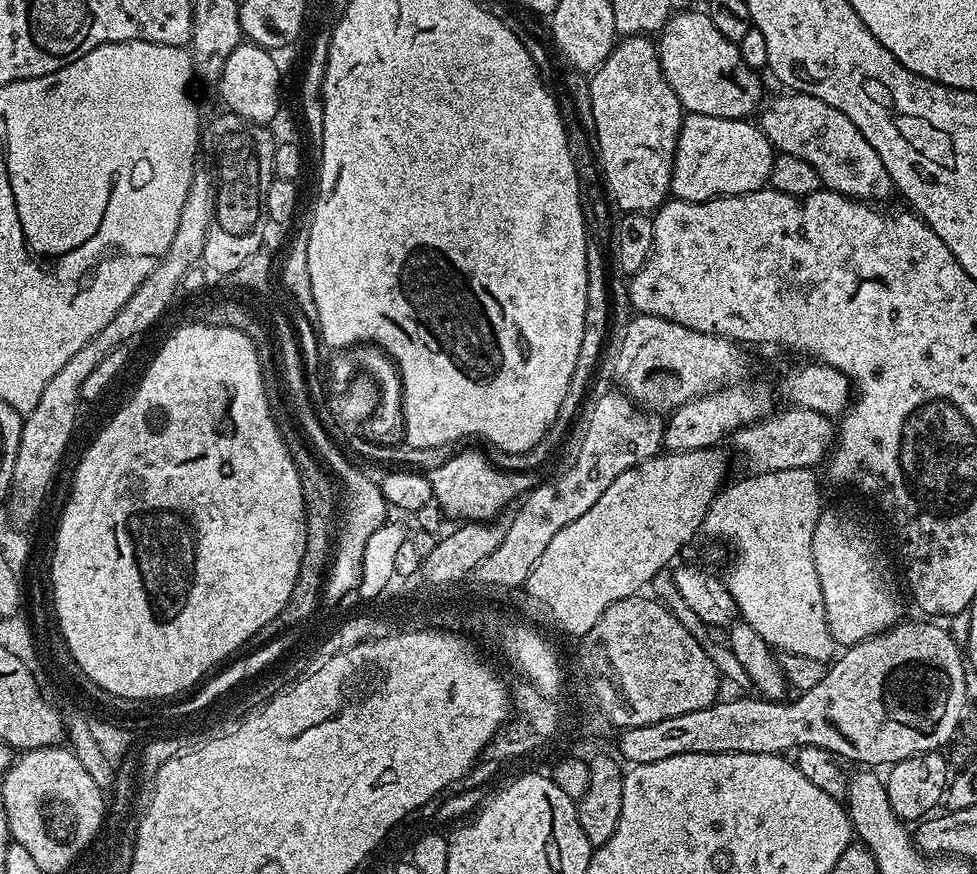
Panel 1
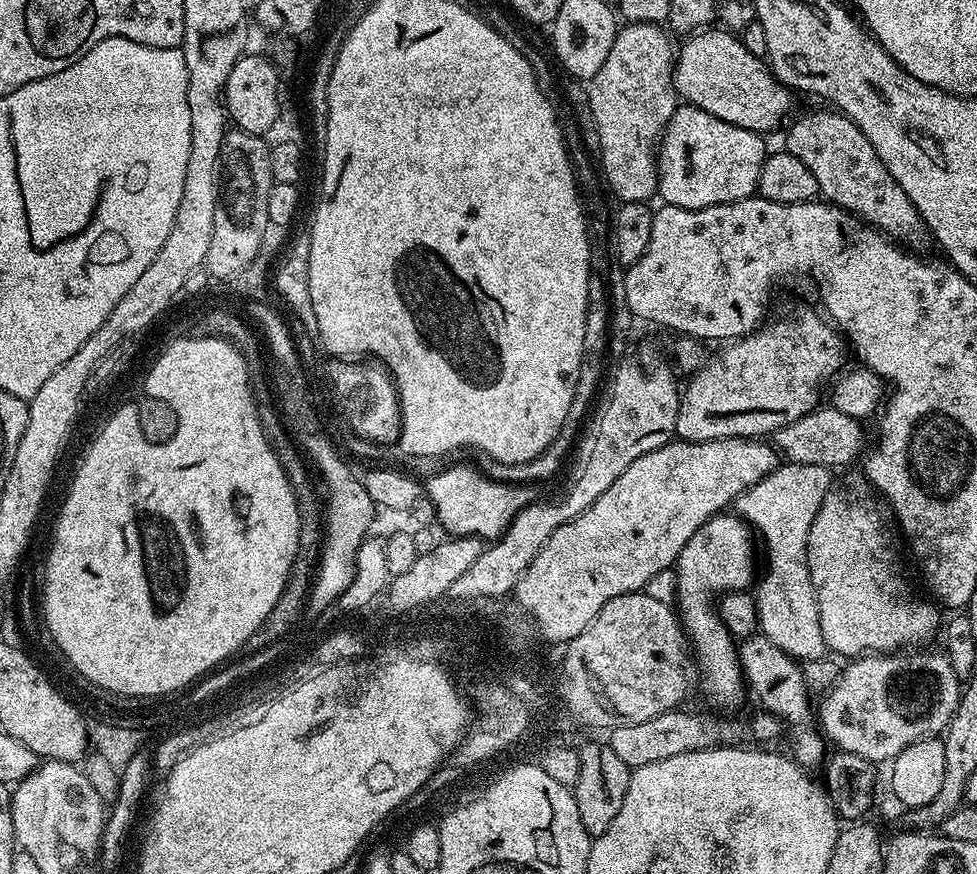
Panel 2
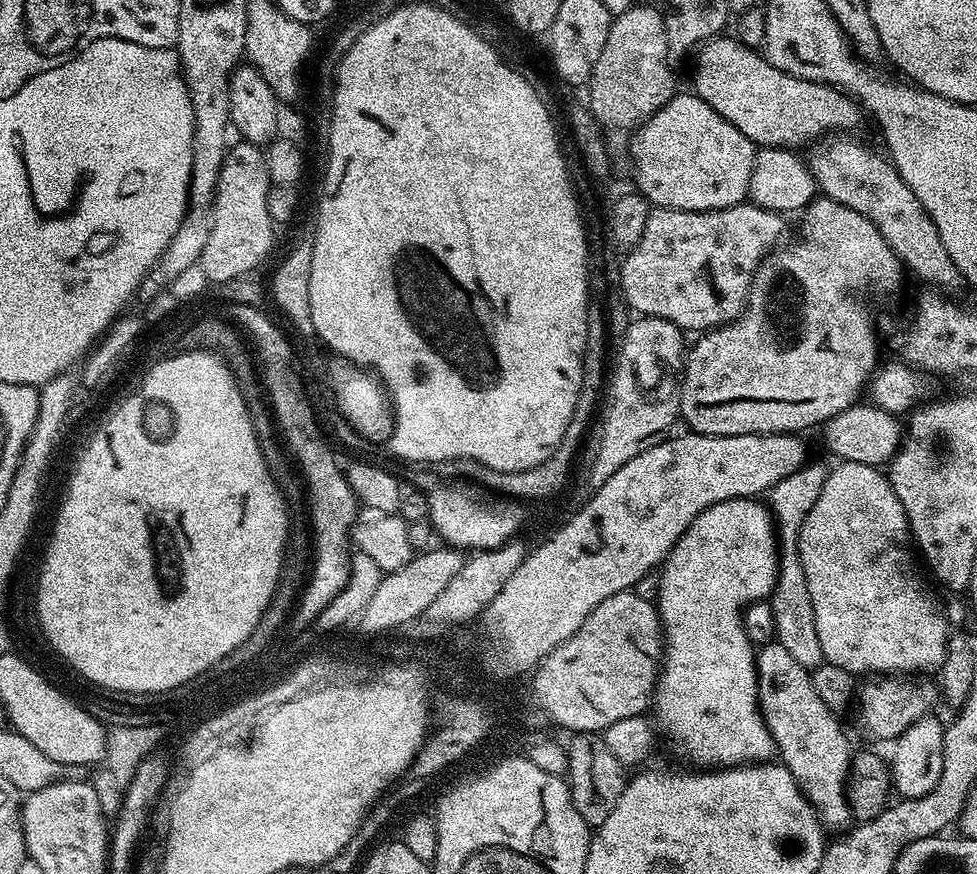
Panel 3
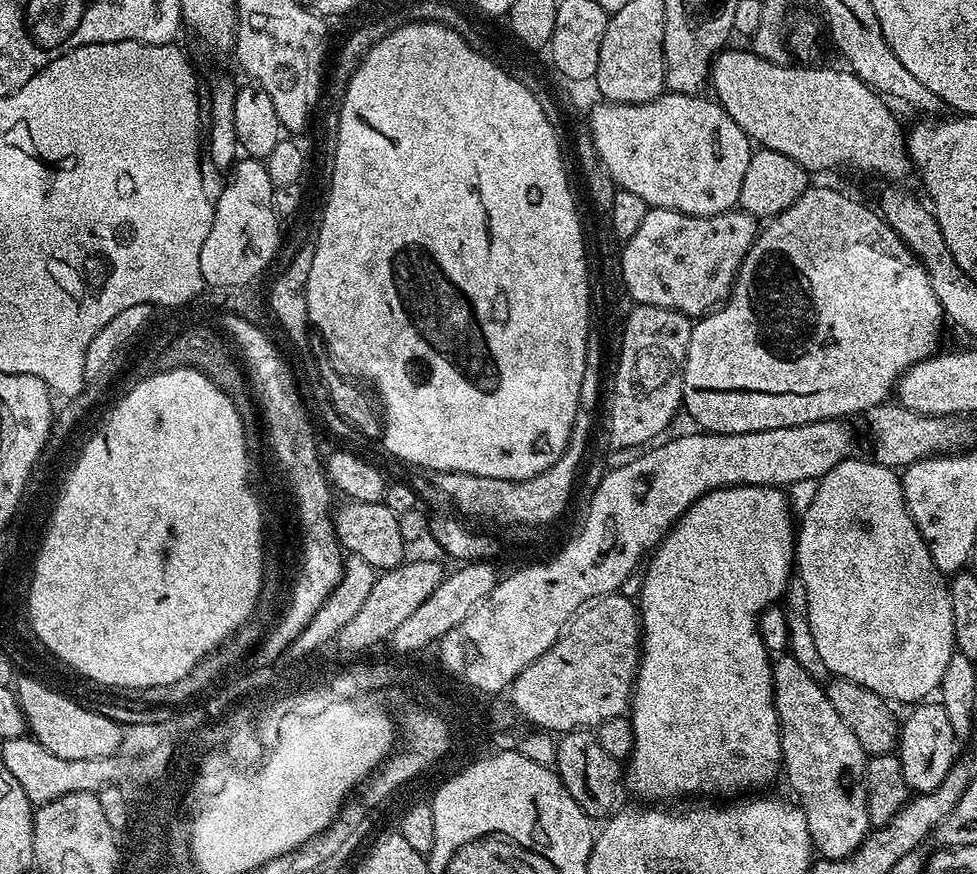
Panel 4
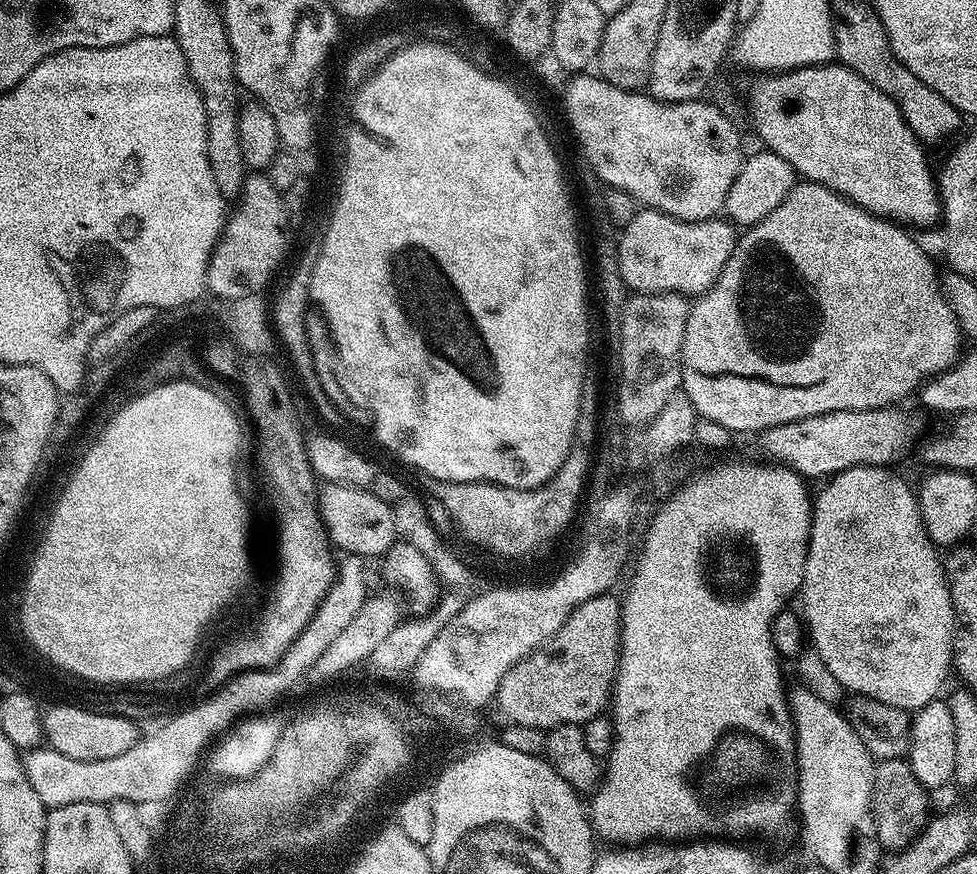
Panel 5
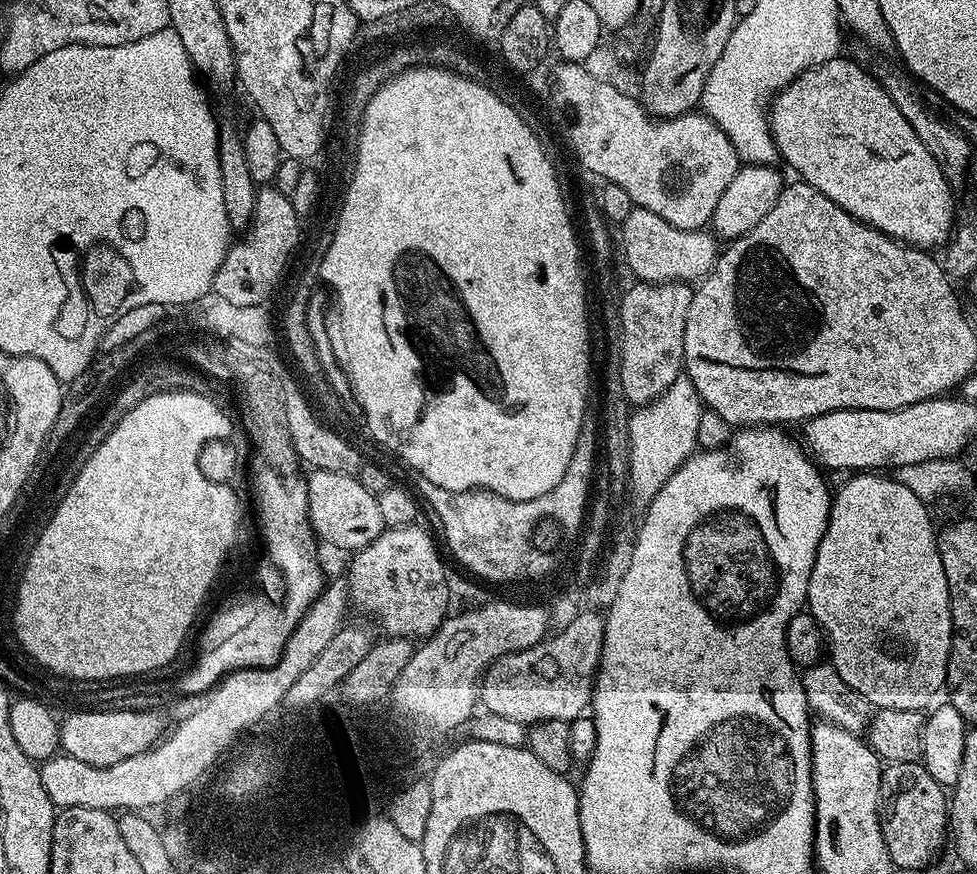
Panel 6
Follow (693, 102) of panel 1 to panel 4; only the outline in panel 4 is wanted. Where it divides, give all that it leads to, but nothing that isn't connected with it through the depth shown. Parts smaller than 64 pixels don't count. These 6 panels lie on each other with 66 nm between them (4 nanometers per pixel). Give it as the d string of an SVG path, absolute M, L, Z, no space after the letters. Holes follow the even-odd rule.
M729 47L722 50L716 55L716 59L712 61L712 70L710 73L710 88L713 88L714 99L717 104L721 104L726 110L726 114L730 114L730 118L734 118L734 122L738 122L738 126L753 145L760 148L769 148L778 154L786 154L790 158L794 158L794 162L798 162L798 166L802 166L809 174L816 172L828 172L831 168L857 168L860 172L865 172L868 176L881 176L882 179L888 180L884 182L900 182L907 172L913 171L912 162L908 154L908 142L906 139L905 129L900 129L900 124L896 121L894 113L888 109L889 101L880 93L874 91L869 84L863 84L853 72L840 68L804 68L808 66L796 66L800 68L791 68L788 62L777 62L775 60L763 60L762 57L756 55L755 51L748 50L743 52L740 48Z

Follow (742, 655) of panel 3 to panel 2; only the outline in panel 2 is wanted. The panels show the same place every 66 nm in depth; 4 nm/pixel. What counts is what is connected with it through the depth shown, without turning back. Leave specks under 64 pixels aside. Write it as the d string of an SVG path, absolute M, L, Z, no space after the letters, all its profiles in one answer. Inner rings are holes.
M714 515L701 528L694 530L690 542L682 546L674 565L678 616L694 653L702 688L704 684L709 702L720 708L716 710L732 710L743 698L744 692L746 694L746 681L741 671L737 641L720 621L720 613L714 607L714 601L718 594L751 589L758 576L756 548L752 545L753 529L739 515L728 515Z

